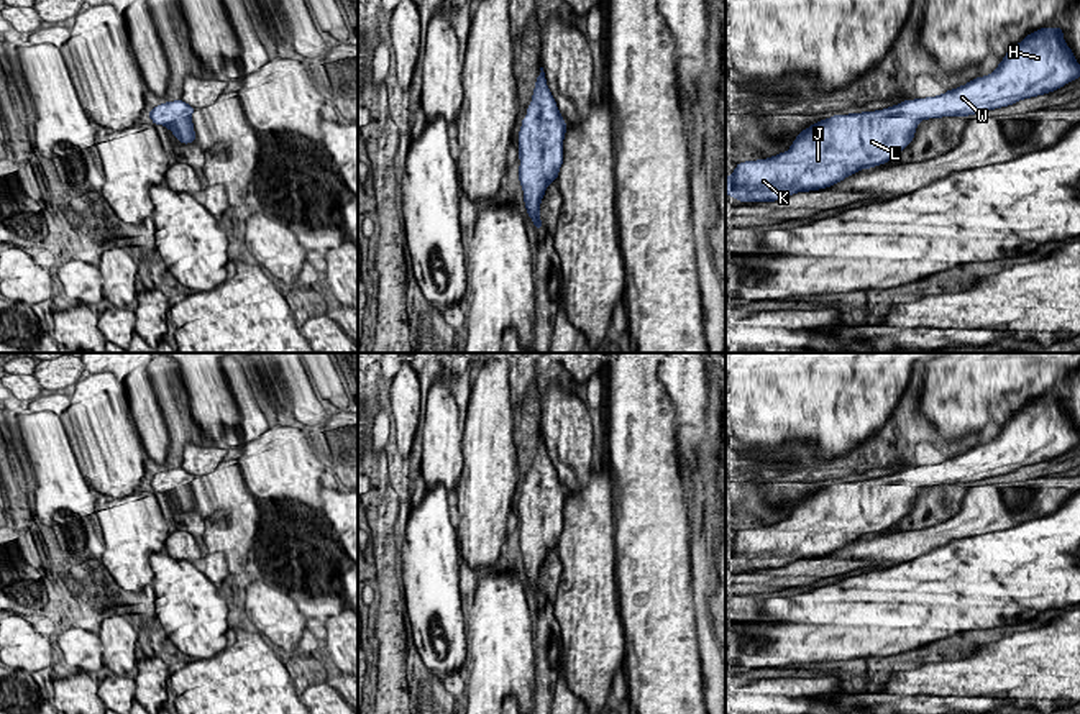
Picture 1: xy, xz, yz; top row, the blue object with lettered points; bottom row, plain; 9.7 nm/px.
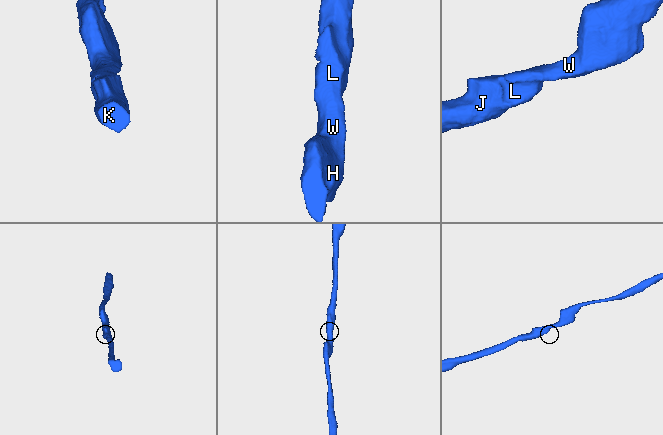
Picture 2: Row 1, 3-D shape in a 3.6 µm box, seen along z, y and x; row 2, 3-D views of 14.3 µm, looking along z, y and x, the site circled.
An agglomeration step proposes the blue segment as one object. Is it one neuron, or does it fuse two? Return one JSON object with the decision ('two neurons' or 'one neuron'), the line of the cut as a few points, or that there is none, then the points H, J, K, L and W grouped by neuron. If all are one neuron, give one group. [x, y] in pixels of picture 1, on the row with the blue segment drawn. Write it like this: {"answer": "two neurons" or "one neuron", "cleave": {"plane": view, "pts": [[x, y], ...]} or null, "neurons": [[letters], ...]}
{"answer": "one neuron", "cleave": null, "neurons": [["H", "J", "K", "L", "W"]]}

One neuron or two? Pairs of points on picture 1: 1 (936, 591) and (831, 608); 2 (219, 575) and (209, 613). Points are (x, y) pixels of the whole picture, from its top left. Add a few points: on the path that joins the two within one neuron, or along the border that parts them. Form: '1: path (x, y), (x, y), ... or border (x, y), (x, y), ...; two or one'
1: path (910, 606), (857, 608); one
2: border (204, 572), (219, 586); two

